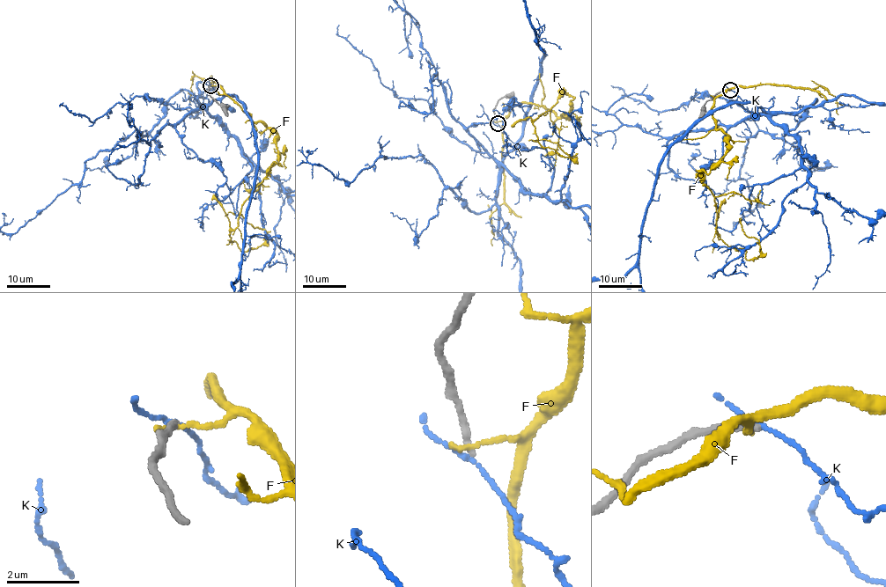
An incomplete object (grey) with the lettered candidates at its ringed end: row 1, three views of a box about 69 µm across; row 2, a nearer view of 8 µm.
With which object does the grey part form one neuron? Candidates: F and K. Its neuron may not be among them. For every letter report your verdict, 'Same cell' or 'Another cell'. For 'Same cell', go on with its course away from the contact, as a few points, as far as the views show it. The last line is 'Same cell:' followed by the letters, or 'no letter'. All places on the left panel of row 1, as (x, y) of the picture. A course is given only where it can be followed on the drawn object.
F: Another cell
K: Another cell
Same cell: no letter

